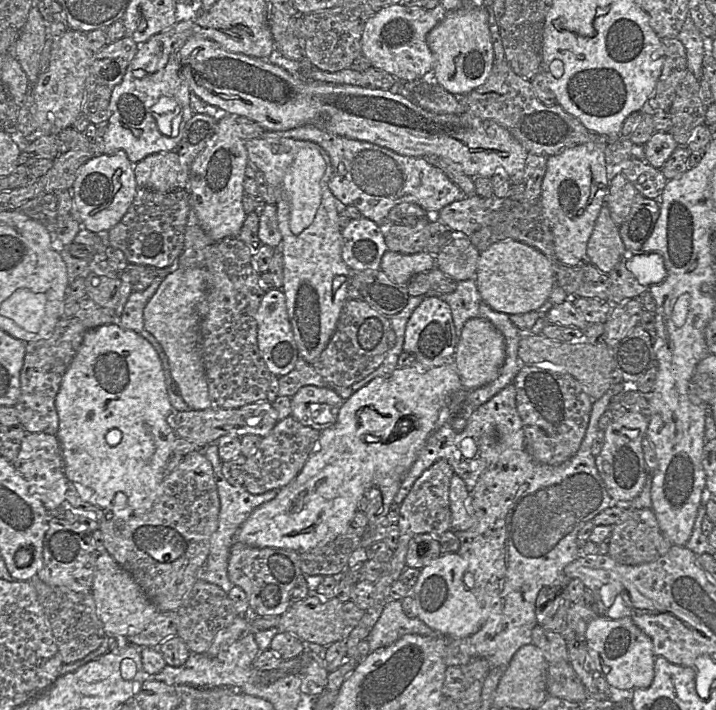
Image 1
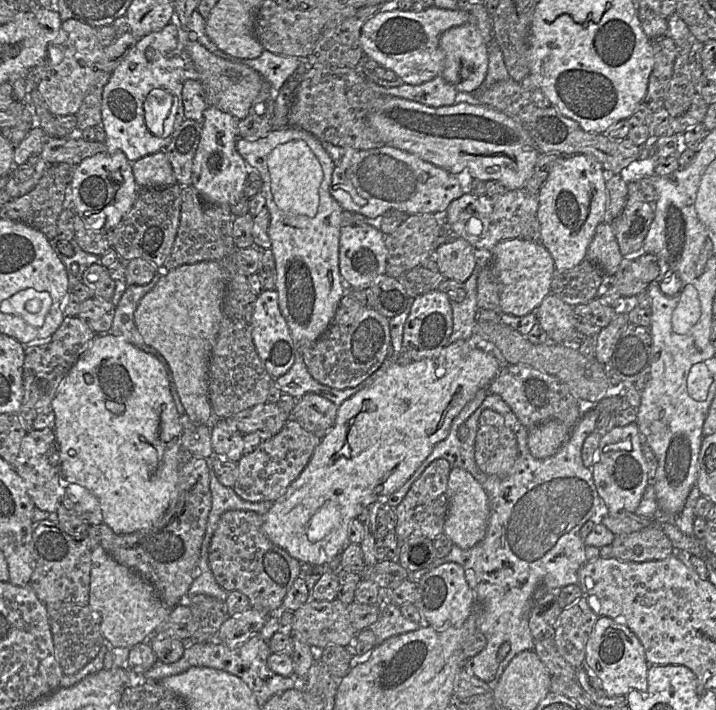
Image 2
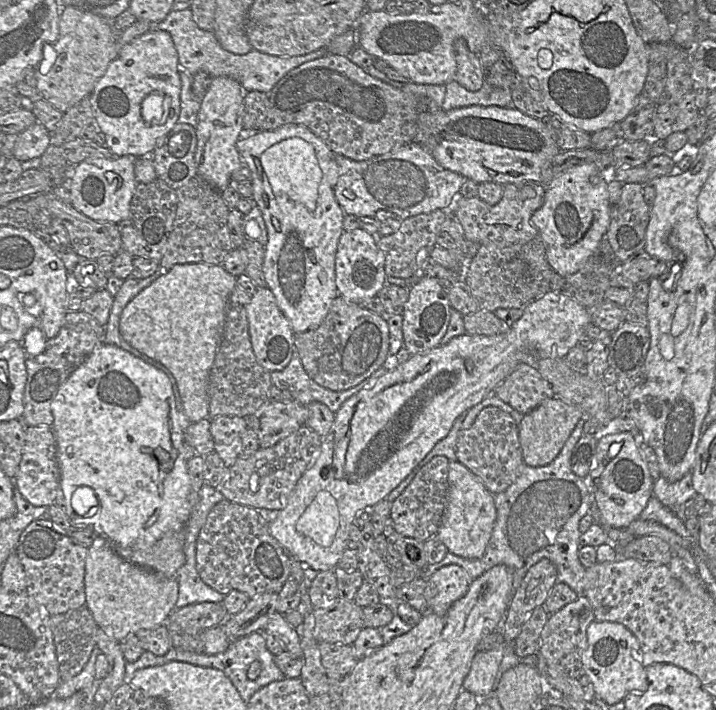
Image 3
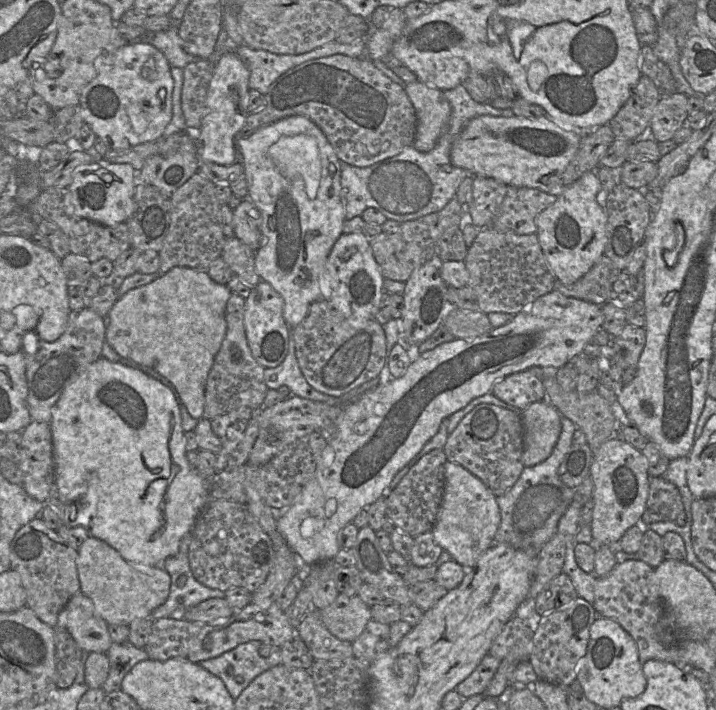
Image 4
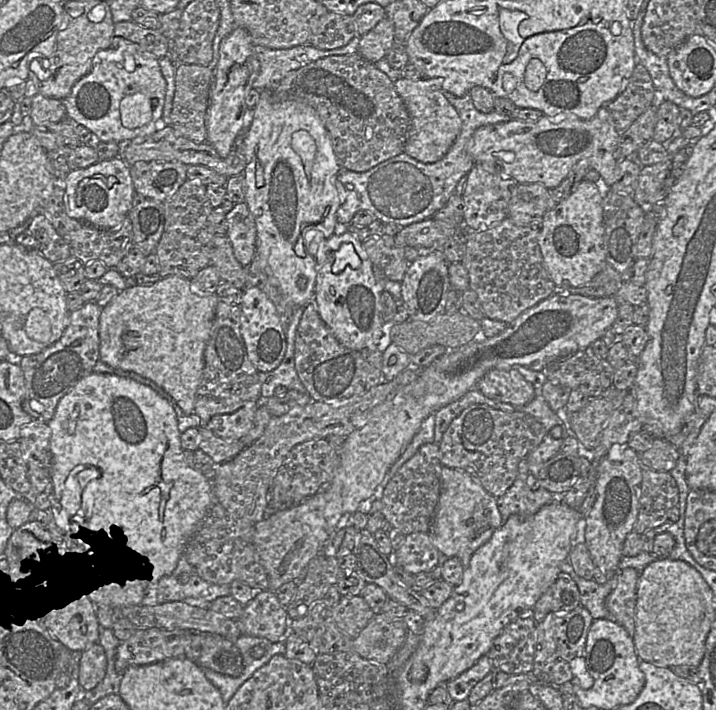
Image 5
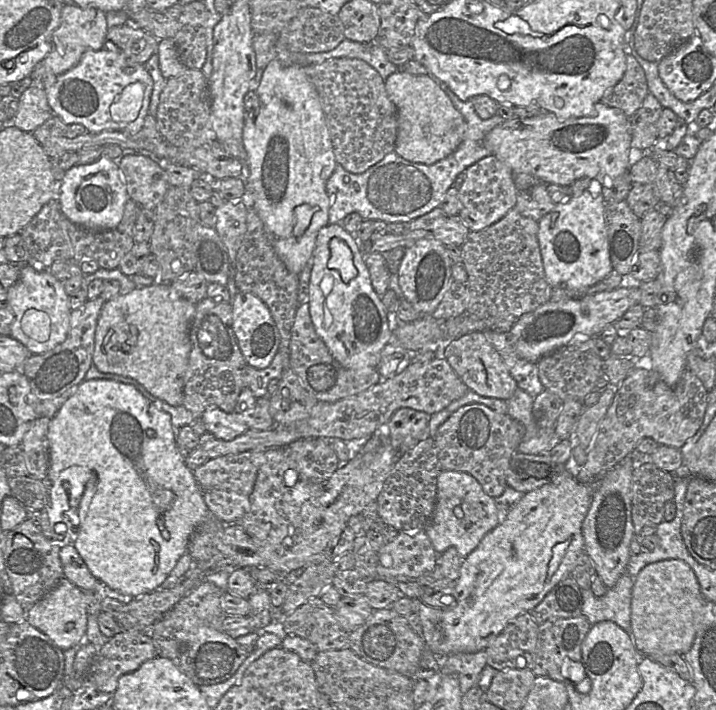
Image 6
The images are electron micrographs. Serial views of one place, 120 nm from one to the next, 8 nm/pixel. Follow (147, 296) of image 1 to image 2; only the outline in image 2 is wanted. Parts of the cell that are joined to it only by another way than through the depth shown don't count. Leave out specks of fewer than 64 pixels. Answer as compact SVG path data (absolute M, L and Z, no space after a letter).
M157 272L152 281L146 285L129 285L123 293L119 303L115 306L113 323L109 331L114 336L121 336L139 349L155 356L166 367L164 361L157 350L148 346L134 323L134 313L141 299L156 285L160 279Z

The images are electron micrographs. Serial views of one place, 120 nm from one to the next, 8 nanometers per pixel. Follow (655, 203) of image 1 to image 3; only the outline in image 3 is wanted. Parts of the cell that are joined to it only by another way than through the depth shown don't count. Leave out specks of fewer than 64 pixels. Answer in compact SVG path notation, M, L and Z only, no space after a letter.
M624 183L619 200L610 206L610 224L605 234L619 263L645 249L650 213L651 206L643 197L643 185Z

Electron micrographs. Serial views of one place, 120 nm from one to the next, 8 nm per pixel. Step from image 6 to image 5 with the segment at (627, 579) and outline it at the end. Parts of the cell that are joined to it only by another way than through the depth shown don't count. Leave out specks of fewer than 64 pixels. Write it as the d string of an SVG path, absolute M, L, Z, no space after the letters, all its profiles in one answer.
M569 556L561 564L561 571L568 573L577 584L580 603L590 612L593 620L605 618L615 621L606 608L605 600L617 584L617 573L604 584L598 584L594 580L586 580L574 572Z

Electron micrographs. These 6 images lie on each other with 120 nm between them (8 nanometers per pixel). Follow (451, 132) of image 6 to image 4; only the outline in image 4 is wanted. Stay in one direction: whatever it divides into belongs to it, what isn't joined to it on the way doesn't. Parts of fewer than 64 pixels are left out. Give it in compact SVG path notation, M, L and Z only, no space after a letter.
M419 80L406 83L404 90L416 115L416 134L412 146L420 152L432 150L451 116L451 105L443 92Z

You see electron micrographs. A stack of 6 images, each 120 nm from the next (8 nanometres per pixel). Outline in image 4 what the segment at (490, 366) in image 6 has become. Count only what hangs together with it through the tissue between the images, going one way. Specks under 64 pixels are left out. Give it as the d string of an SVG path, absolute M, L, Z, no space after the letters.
M521 371L497 381L491 393L501 401L524 411L529 405L543 401L546 390L543 378L531 371Z

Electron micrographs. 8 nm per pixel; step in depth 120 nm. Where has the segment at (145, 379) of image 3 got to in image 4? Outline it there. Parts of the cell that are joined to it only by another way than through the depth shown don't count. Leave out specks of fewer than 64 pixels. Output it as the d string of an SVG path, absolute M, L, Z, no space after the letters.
M99 357L82 370L77 378L62 391L52 408L49 423L52 433L54 484L58 487L61 502L60 521L68 527L85 527L90 536L100 539L118 551L128 562L141 563L148 566L160 566L164 560L175 556L183 537L190 533L199 515L207 505L209 498L208 481L192 468L186 458L184 430L179 406L171 389L139 370L111 362Z

